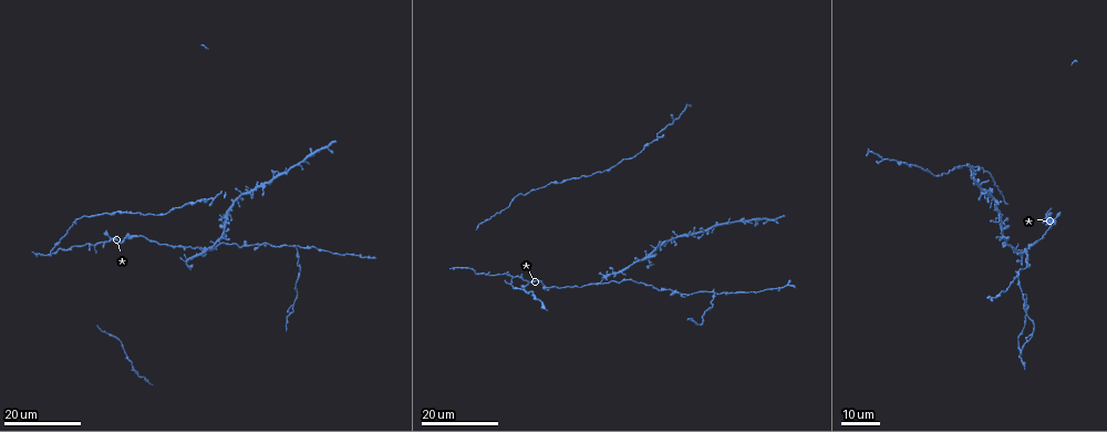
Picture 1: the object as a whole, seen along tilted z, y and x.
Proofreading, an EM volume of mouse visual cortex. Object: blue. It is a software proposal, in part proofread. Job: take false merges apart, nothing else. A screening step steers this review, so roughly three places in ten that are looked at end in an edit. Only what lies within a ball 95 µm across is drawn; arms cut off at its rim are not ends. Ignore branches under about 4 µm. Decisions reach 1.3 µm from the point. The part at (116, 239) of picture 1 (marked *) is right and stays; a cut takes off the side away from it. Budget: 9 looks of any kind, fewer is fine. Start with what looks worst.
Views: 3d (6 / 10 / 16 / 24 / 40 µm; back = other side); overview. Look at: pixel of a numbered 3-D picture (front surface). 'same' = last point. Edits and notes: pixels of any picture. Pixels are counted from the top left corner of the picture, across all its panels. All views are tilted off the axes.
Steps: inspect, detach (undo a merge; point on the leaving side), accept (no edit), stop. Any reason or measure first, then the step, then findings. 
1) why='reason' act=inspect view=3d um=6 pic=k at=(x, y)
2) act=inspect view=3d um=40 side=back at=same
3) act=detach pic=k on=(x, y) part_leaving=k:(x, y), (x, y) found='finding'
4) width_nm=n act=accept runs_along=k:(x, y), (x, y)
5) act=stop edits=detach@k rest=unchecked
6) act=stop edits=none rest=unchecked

act=inspect view=3d um=16 pic=1 at=(599, 283)

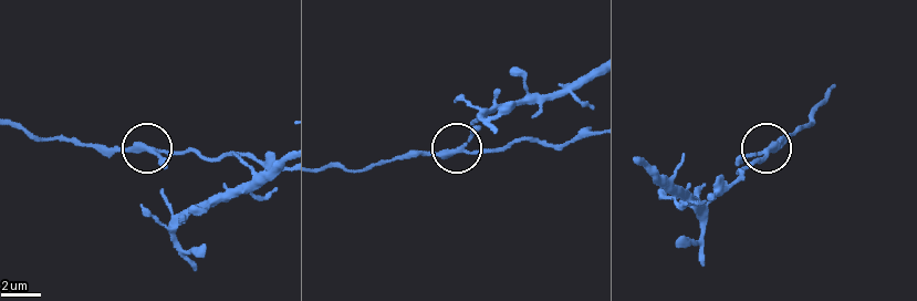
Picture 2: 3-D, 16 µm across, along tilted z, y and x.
act=inspect view=3d um=6 pic=2 at=(763, 152)

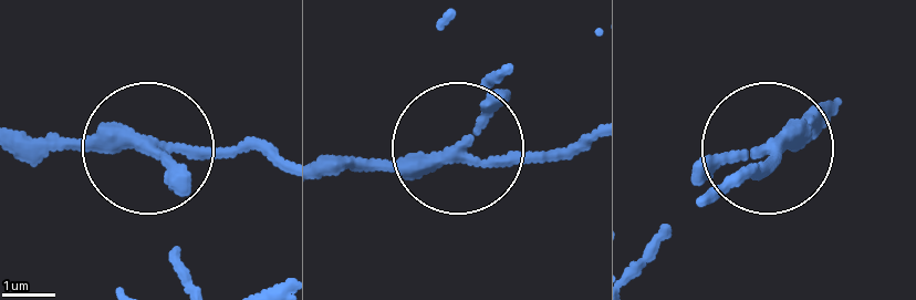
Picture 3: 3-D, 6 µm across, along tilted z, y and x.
arms=3 act=accept found='all the same neuron'

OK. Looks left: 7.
why='arms part here' act=inspect view=3d um=16 pic=1 at=(1019, 271)

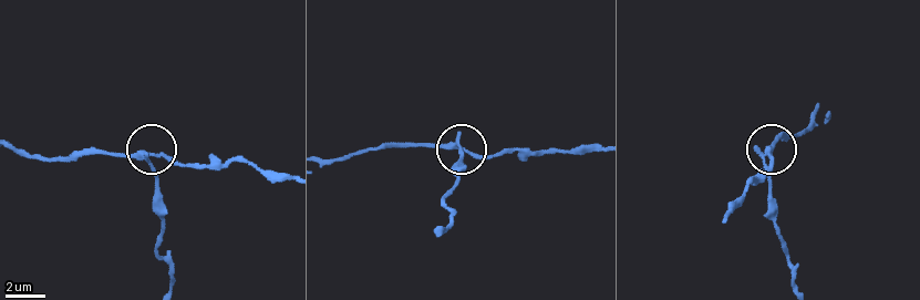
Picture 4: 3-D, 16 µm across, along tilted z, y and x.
act=inspect view=3d um=10 pic=4 at=(149, 159)

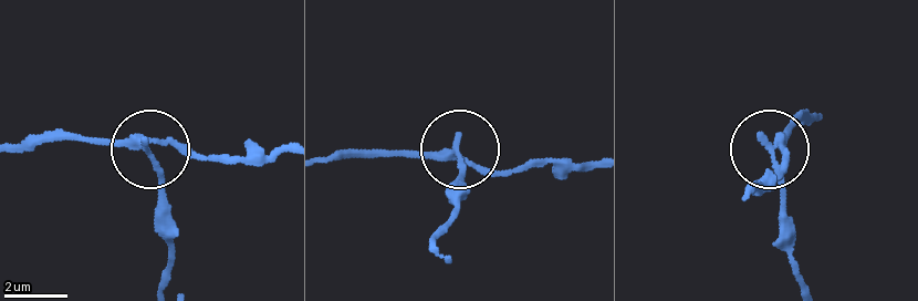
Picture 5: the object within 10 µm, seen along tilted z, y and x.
side_arm_um=25 act=detach pic=5 on=(163, 187) part_leaving=5:(145, 149), (159, 175), (160, 234), (170, 253), (164, 281) found='two neurons meet here'

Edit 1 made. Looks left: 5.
why='three arms meet' act=inspect view=3d um=24 pic=1 at=(514, 277)

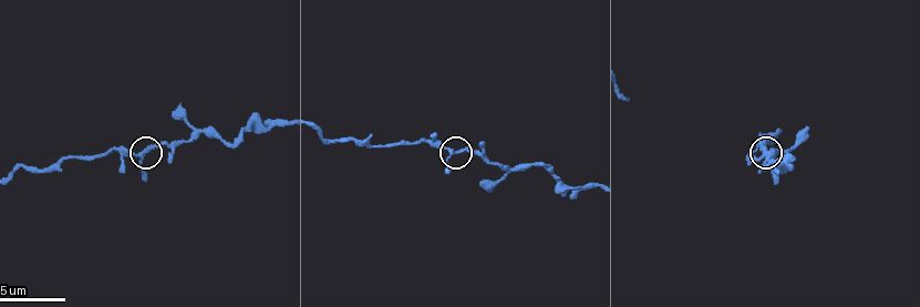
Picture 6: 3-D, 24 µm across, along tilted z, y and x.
why='closer look' act=inspect view=3d um=6 pic=6 at=(452, 153)

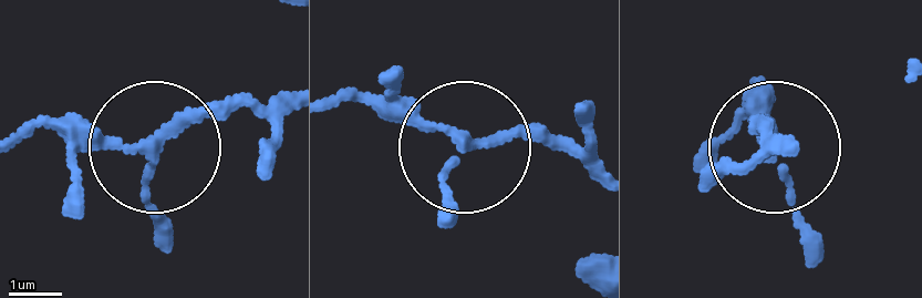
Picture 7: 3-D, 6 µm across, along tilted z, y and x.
act=accept runs_along=7:(289, 91), (165, 134), (142, 180), (161, 242) found='continuous, no second neuron'

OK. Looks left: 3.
why='thick turns thin' act=inspect view=3d um=24 pic=1 at=(263, 244)

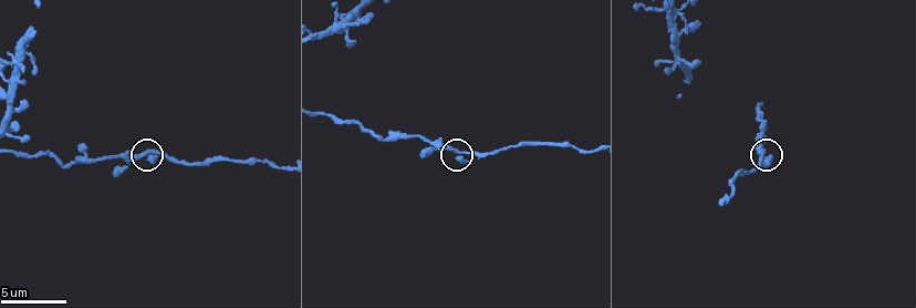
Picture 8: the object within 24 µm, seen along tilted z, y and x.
why='zoom in' act=inspect view=3d um=6 pic=8 at=(459, 153)

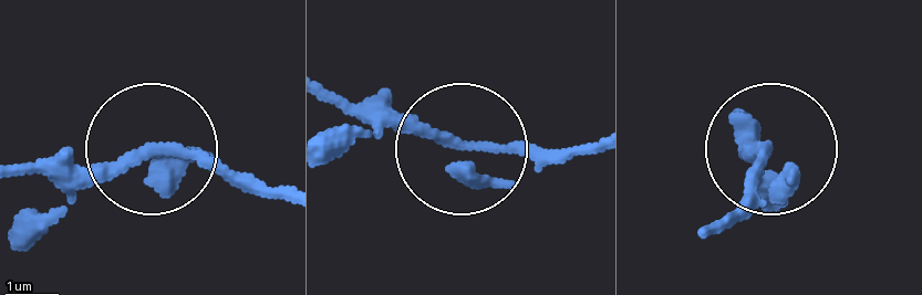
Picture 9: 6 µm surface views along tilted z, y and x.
act=accept runs_along=9:(335, 94), (467, 144), (592, 146) found='all the same neuron'

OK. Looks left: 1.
act=stop edits=detach@5 rest=unchecked

